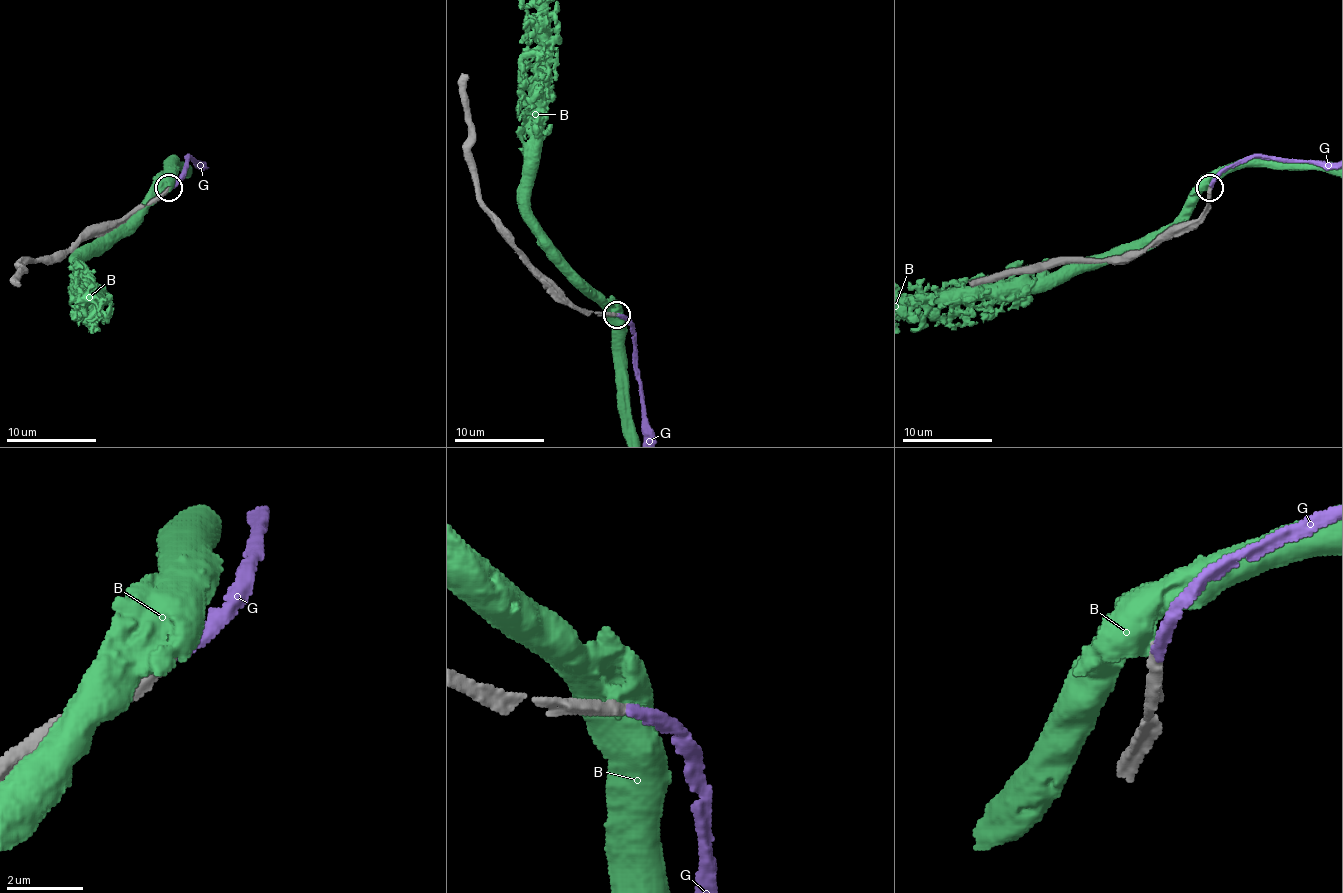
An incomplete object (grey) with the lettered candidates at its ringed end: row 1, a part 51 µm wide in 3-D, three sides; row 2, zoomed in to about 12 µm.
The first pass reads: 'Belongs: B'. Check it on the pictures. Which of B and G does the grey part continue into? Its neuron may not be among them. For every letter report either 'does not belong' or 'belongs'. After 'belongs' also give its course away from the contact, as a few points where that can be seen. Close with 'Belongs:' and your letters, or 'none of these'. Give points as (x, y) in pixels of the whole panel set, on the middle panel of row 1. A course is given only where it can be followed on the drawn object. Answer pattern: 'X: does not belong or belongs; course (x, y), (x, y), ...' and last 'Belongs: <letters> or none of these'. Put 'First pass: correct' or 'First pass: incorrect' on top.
First pass: incorrect
B: does not belong
G: belongs
Belongs: G

